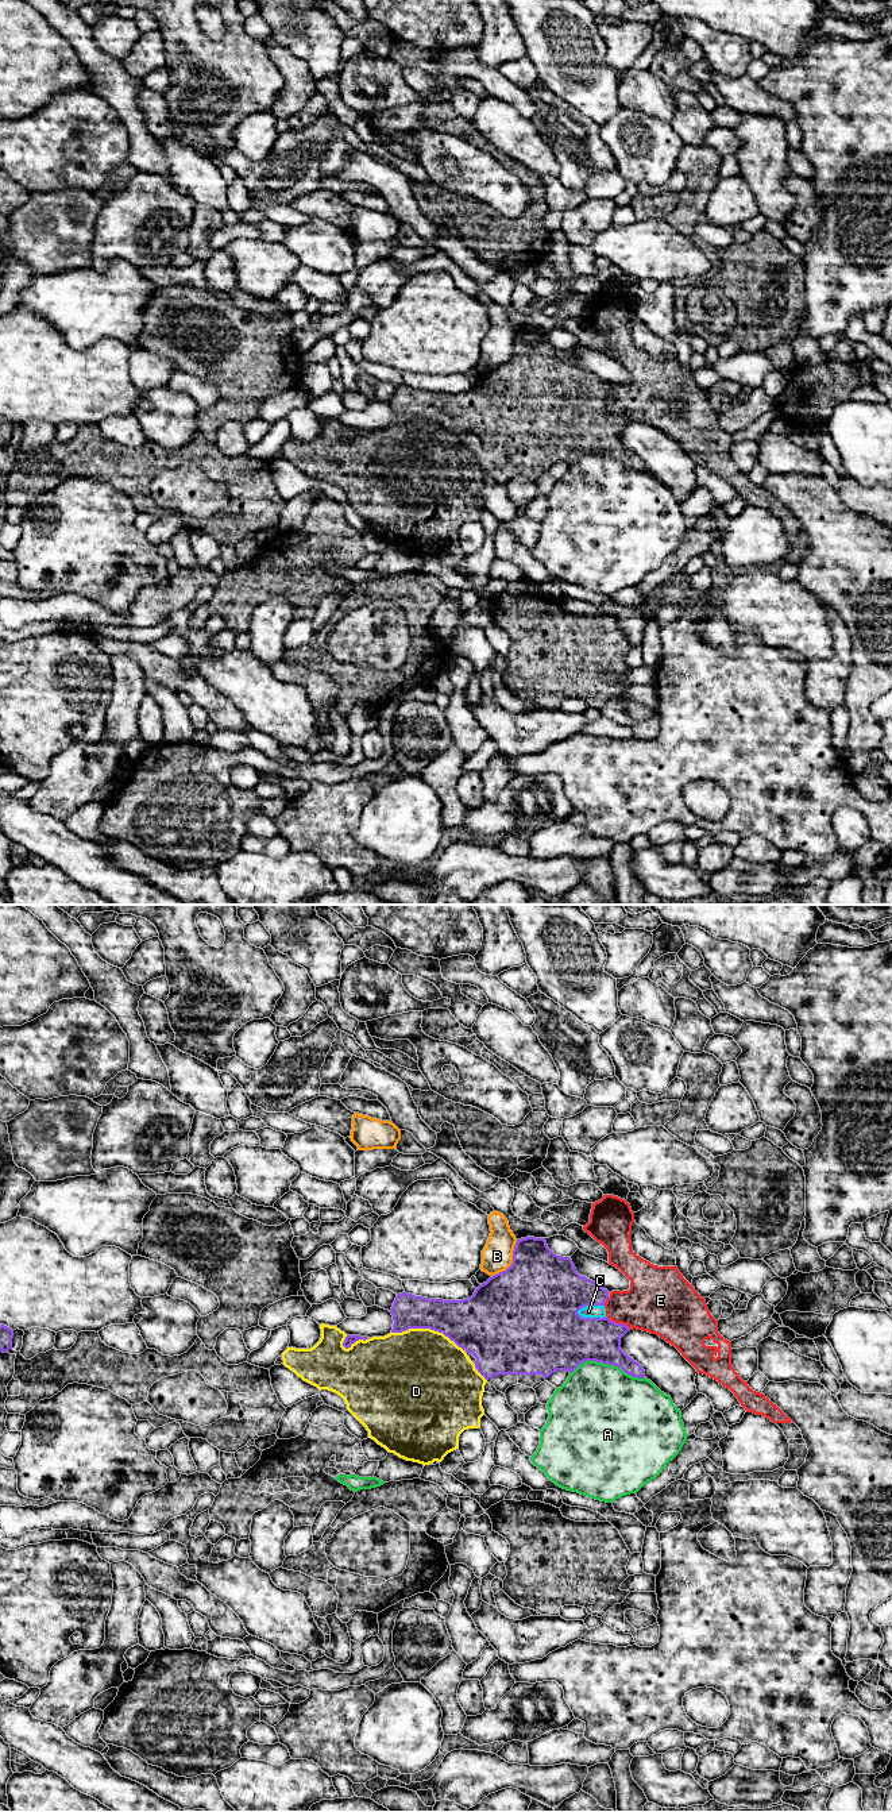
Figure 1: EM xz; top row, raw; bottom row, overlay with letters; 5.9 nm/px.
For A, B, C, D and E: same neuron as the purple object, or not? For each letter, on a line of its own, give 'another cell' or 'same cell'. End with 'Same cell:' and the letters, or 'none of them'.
A: another cell
B: another cell
C: same cell
D: another cell
E: another cell
Same cell: C

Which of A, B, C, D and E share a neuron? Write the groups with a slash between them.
A / B / C / D / E

